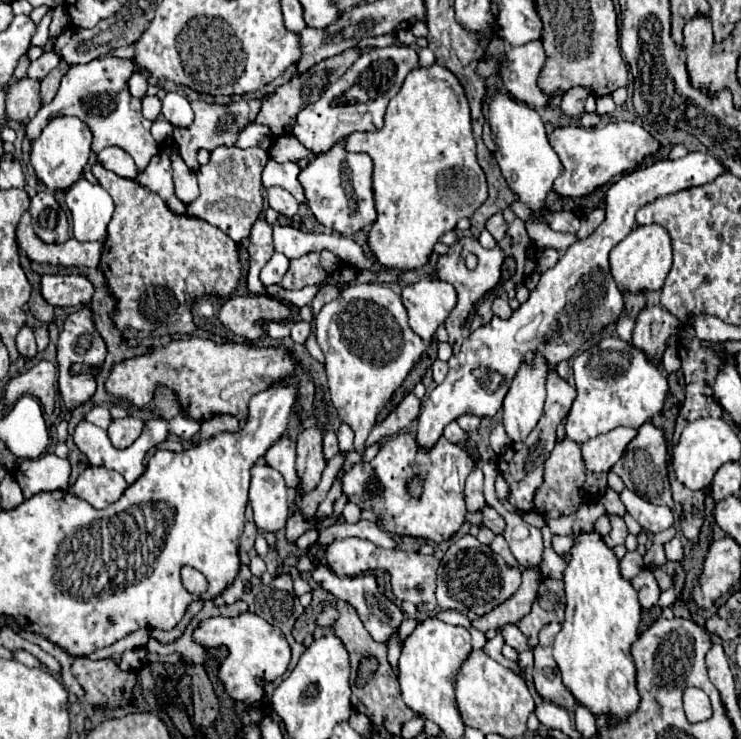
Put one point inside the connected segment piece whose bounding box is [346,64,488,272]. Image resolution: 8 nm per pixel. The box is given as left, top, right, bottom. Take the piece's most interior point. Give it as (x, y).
(426, 177)

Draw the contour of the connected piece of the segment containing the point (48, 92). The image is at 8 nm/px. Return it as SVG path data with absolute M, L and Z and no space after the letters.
M60 62L46 78L40 80L40 98L42 98L42 104L48 104L56 96L58 86L60 86L60 80L68 72L68 68L70 66L66 62Z

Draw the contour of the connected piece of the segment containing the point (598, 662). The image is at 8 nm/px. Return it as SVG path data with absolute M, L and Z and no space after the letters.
M598 532L578 534L574 540L576 544L570 550L568 568L564 572L566 620L554 640L554 660L560 668L564 686L572 692L578 704L588 708L596 718L608 714L616 720L626 720L640 706L640 694L636 688L636 666L630 654L630 646L638 638L638 624L642 612L638 594L632 588L632 584L620 576L618 558L614 556L612 548L604 544Z

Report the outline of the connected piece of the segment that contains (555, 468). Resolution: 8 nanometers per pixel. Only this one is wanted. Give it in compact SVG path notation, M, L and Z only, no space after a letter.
M568 438L556 444L550 458L546 460L544 482L534 496L534 510L544 518L560 518L578 510L586 502L594 502L600 498L602 488L606 486L606 474L588 472L580 454L580 446Z

